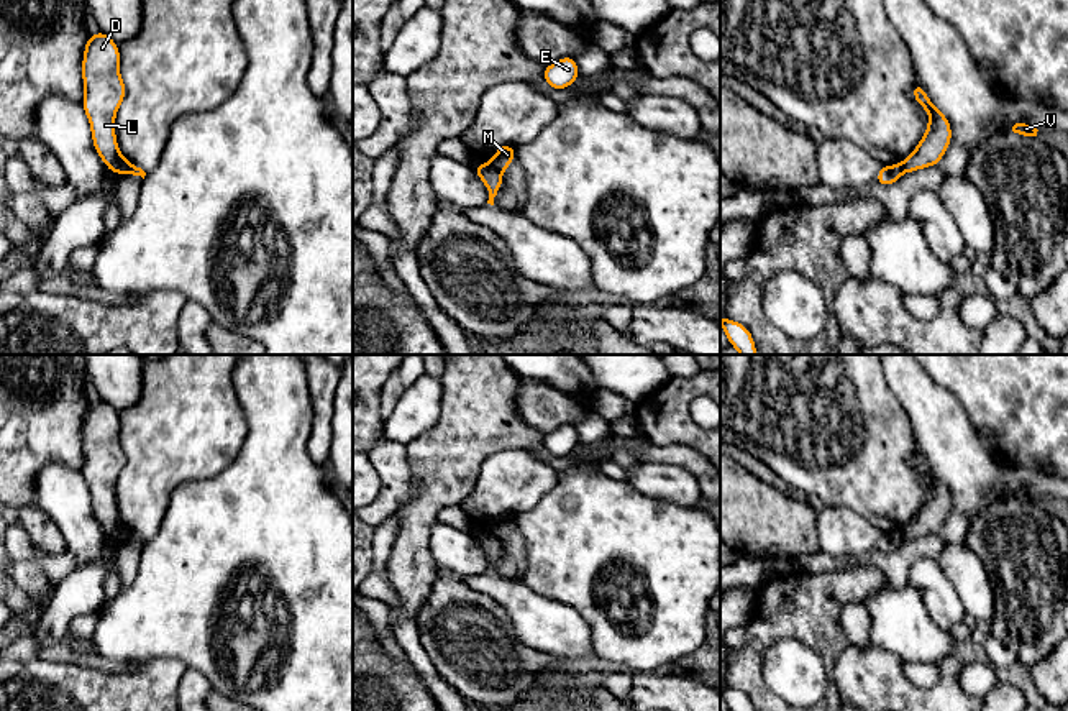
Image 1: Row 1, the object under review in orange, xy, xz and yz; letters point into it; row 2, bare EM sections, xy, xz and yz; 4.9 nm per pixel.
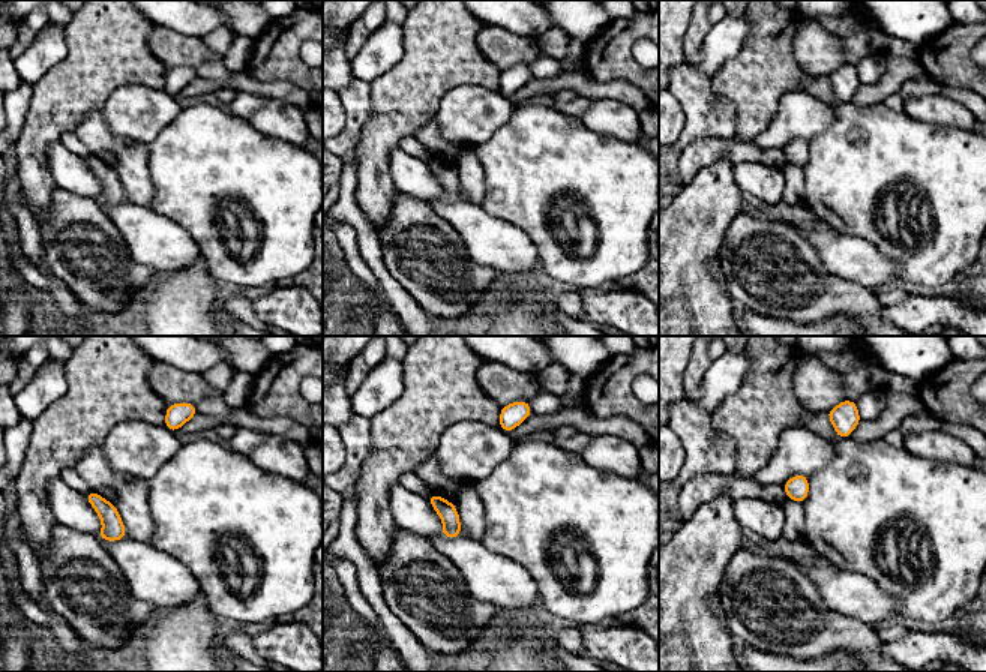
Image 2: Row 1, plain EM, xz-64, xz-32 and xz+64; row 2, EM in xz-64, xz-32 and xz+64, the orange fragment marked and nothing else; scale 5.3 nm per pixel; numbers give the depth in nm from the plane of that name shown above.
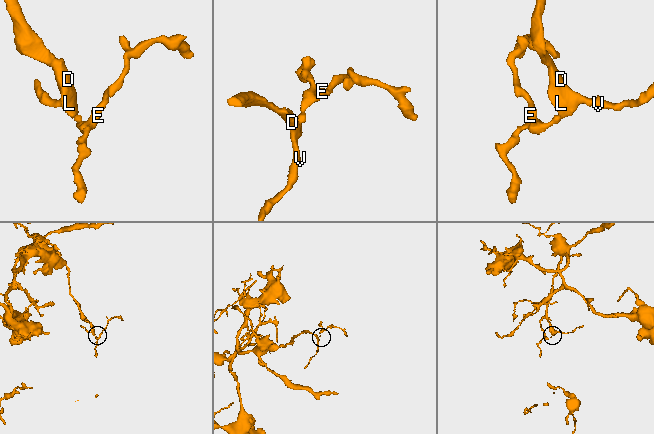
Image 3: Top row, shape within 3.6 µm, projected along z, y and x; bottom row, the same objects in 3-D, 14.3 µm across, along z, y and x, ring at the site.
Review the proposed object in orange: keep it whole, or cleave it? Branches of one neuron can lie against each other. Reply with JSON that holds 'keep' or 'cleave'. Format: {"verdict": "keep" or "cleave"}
{"verdict": "cleave"}

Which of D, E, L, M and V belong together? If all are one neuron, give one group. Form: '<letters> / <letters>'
D L V / E M

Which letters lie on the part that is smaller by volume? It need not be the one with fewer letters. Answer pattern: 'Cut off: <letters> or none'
Cut off: E, M

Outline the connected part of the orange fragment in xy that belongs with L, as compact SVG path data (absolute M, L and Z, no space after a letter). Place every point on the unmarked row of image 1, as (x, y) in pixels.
M102 397L87 406L82 448L82 476L89 486L94 516L108 539L123 544L131 530L118 517L115 486L126 465L126 455L120 442L118 412Z

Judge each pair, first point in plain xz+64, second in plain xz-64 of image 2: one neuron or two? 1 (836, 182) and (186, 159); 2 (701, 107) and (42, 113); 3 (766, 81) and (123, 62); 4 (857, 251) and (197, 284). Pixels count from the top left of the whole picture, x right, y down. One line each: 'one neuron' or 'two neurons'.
1: one neuron
2: two neurons
3: one neuron
4: two neurons

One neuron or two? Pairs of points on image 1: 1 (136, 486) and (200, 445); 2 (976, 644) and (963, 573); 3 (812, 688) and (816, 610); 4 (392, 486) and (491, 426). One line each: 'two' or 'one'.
1: one
2: one
3: two
4: two

